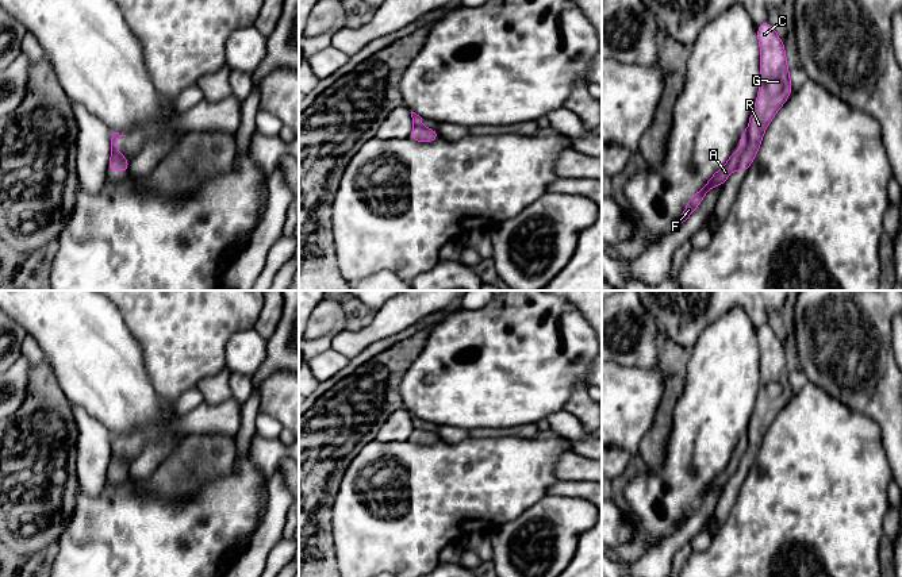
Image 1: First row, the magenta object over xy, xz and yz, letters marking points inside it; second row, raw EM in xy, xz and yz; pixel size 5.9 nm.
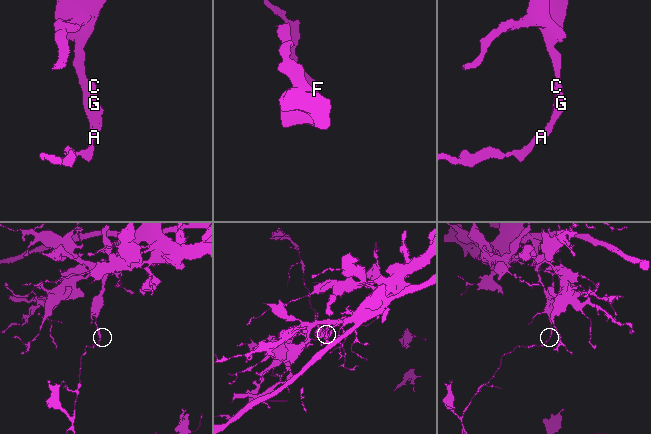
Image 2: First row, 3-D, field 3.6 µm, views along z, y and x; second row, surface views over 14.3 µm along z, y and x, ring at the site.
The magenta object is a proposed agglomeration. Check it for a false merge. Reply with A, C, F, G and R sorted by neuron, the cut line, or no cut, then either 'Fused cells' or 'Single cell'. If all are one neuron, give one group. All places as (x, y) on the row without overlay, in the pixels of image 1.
Groups: A F / C G R. Split along yz (747, 434), (747, 449), (736, 470). Fused cells

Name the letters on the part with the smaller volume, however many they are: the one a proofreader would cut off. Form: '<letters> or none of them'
A, F

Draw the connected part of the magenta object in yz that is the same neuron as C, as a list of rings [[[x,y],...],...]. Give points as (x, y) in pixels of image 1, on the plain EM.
[[[768,323],[757,330],[757,342],[760,347],[760,389],[753,415],[749,419],[746,450],[737,470],[742,474],[748,474],[757,458],[765,431],[794,392],[786,366],[784,347]]]

